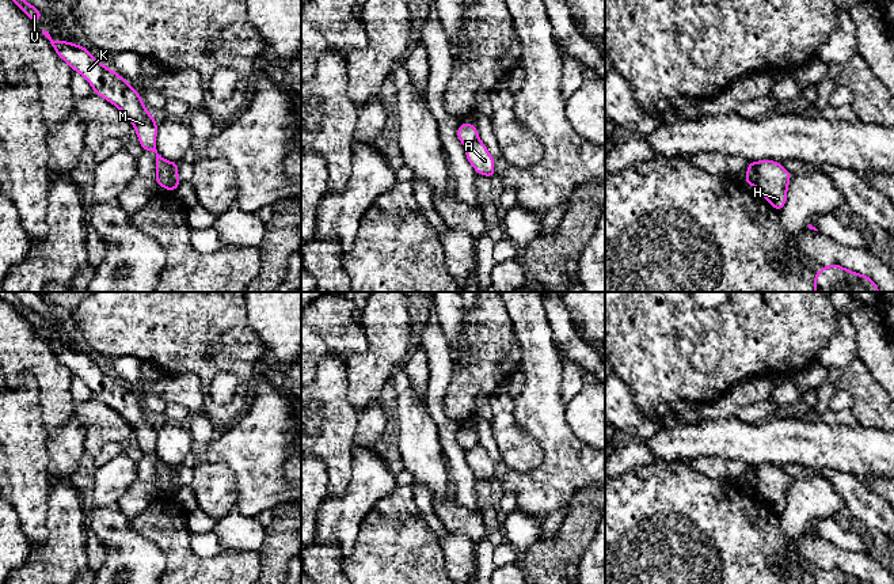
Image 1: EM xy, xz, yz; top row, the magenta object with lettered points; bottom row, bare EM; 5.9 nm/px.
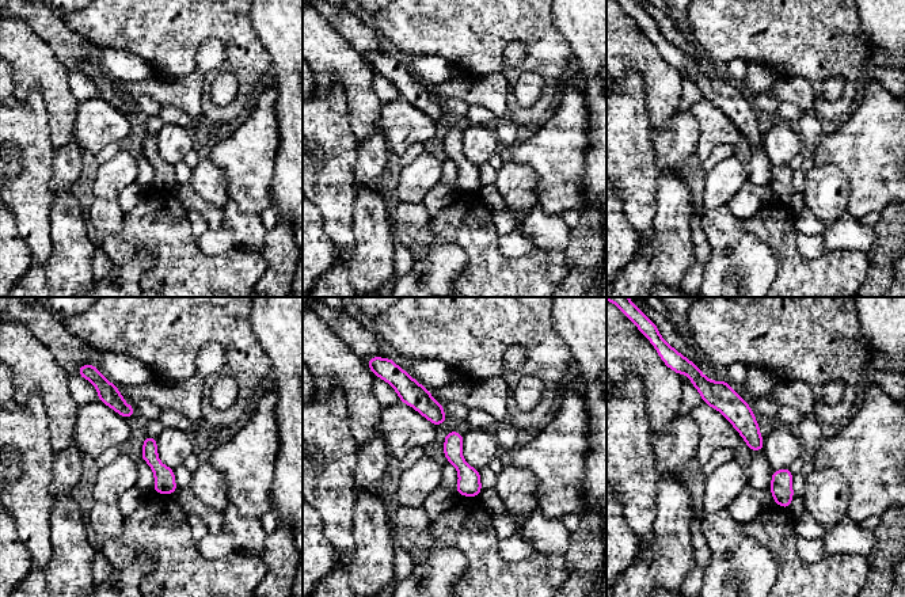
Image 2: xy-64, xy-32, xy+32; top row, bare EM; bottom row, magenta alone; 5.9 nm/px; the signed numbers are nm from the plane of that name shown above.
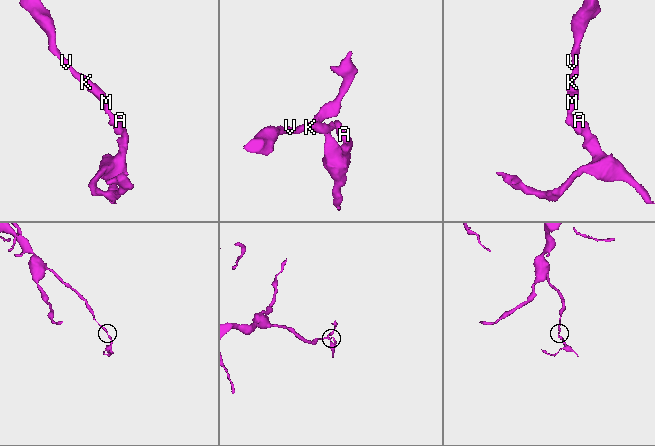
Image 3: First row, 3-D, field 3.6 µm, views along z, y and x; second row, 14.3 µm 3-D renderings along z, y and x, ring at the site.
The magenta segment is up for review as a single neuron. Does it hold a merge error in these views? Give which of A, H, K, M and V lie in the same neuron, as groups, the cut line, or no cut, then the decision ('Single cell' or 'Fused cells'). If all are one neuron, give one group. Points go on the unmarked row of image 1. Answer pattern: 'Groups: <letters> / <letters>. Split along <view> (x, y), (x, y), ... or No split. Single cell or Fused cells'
Groups: A H / K M V. Split along xy (170, 466), (170, 488), (166, 492). Fused cells

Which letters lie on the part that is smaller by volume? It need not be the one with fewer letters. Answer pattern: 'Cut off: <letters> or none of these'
Cut off: A, H

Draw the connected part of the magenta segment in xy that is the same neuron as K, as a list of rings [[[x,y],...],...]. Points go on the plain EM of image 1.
[[[42,334],[56,357],[72,375],[83,379],[100,399],[119,413],[133,428],[138,445],[144,455],[156,458],[155,485],[167,493],[171,485],[171,469],[156,454],[157,428],[144,410],[140,398],[129,390],[122,380],[100,368],[85,352],[65,345],[53,345],[50,338]]]

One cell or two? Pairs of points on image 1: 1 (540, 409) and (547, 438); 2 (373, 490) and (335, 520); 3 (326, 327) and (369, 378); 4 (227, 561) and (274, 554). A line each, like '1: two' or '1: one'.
1: one
2: one
3: two
4: two

